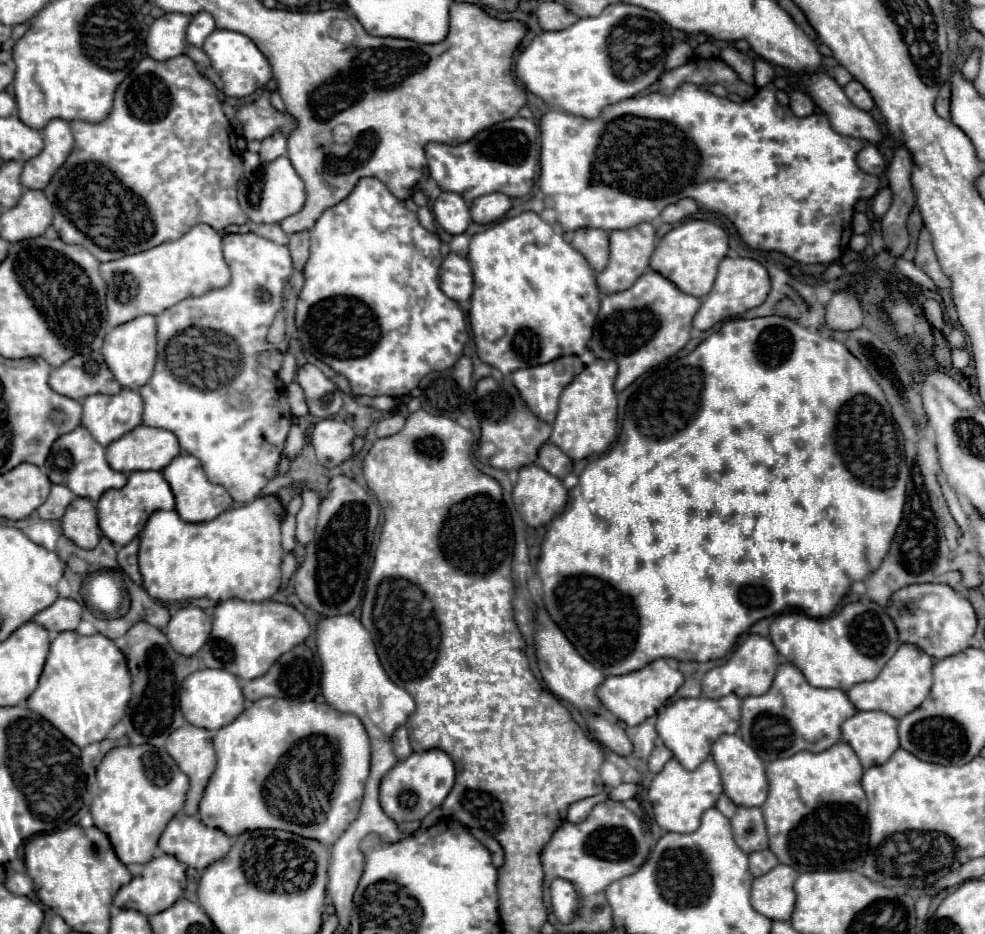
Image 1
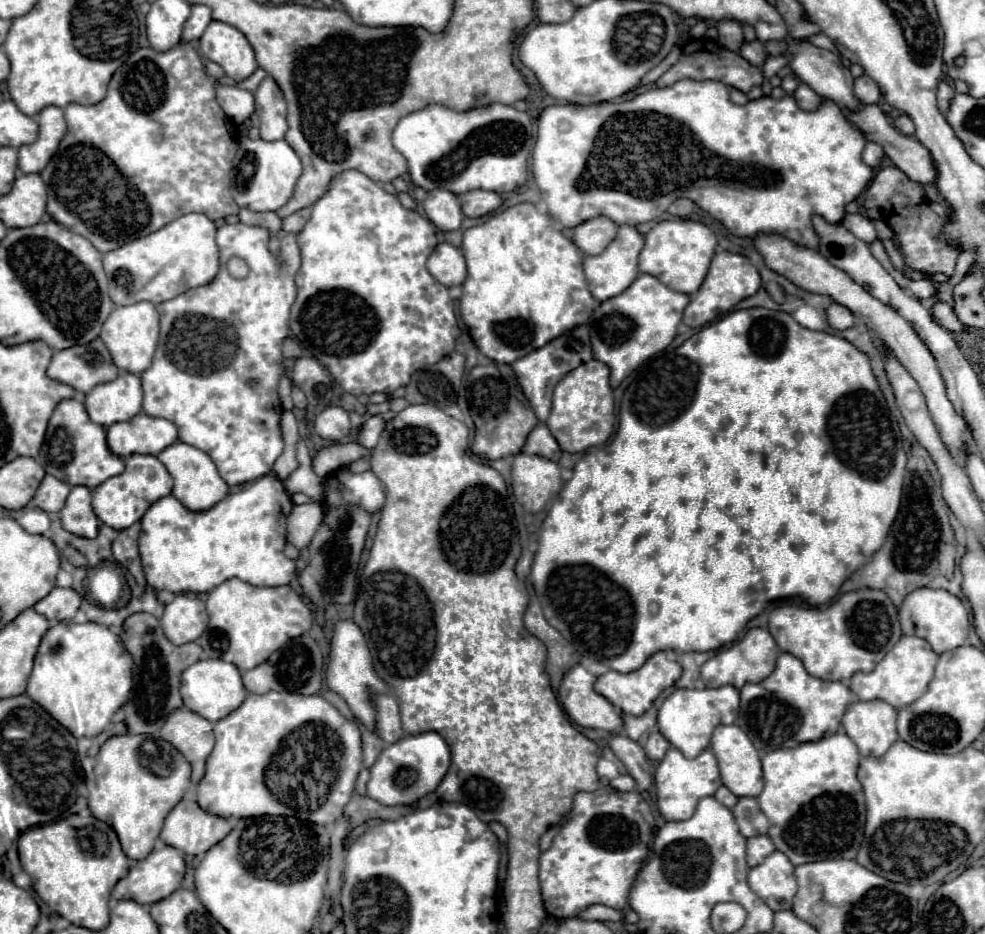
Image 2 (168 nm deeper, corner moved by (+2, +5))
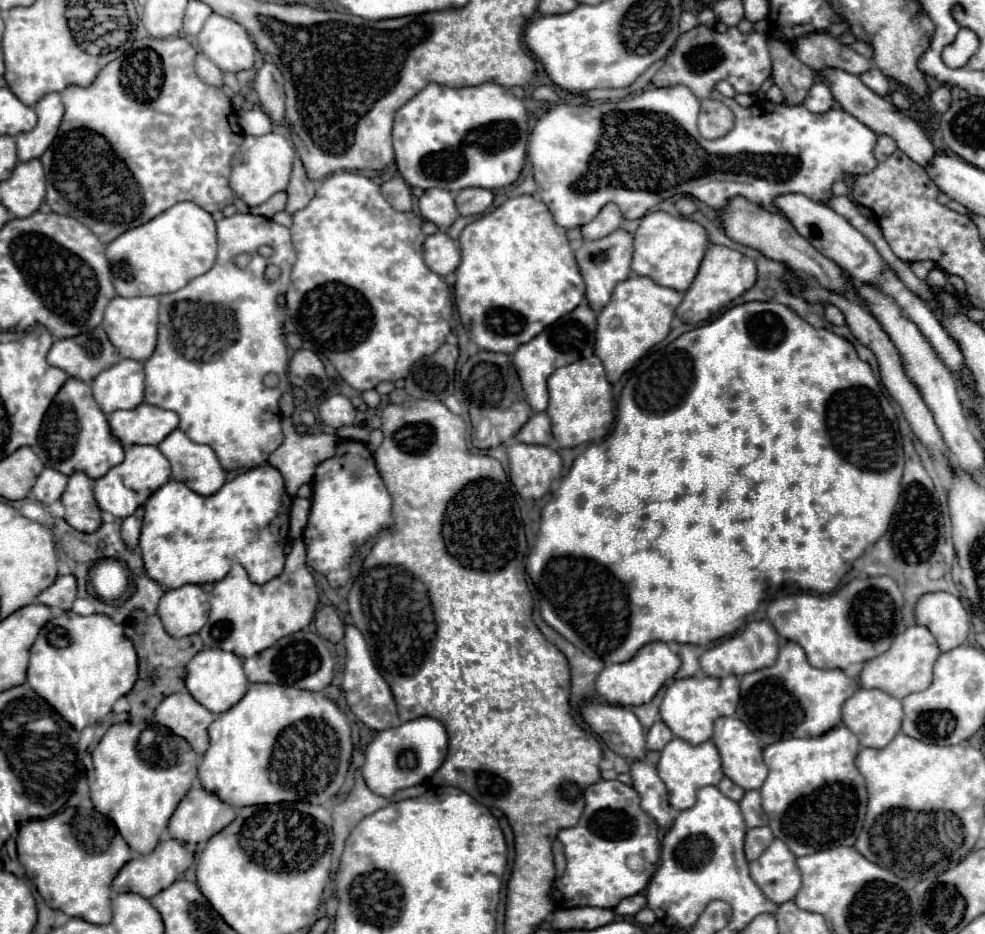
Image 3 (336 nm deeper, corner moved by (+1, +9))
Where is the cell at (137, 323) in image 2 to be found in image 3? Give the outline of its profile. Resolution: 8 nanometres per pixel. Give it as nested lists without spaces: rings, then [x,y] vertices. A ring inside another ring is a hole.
[[[115,296],[105,310],[103,328],[107,336],[111,338],[111,344],[125,356],[135,360],[147,360],[157,344],[157,312],[159,312],[159,300],[157,296],[139,296],[139,298],[123,298]]]

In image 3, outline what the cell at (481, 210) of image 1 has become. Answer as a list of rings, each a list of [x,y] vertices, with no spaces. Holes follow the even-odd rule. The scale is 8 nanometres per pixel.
[[[463,188],[455,196],[455,206],[461,216],[483,214],[493,204],[493,192],[485,188]]]

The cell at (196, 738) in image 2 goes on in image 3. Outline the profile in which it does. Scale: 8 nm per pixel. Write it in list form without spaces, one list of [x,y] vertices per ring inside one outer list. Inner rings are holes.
[[[181,690],[179,694],[163,698],[163,702],[155,708],[155,720],[173,730],[177,736],[183,736],[197,754],[203,754],[209,746],[207,728],[215,720],[215,714],[195,702],[187,690]]]

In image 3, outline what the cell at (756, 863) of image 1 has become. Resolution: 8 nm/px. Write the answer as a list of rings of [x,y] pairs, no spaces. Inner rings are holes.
[[[761,826],[761,828],[749,828],[747,836],[745,836],[745,858],[747,862],[753,862],[755,858],[759,858],[759,854],[773,842],[773,834],[769,826]]]

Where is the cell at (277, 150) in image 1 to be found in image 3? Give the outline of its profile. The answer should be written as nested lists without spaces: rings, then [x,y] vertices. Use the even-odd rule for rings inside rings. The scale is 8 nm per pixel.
[[[265,62],[255,76],[255,92],[259,94],[261,106],[269,112],[273,126],[283,124],[285,118],[285,92],[283,74],[273,62]]]

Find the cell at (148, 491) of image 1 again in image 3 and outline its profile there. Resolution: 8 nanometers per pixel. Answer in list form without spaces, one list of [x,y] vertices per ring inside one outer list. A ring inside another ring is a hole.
[[[127,446],[125,448],[125,460],[117,466],[113,466],[103,478],[97,478],[93,484],[95,500],[103,512],[109,512],[117,518],[131,516],[137,506],[141,506],[163,482],[167,482],[171,476],[171,466],[167,458],[159,452],[157,446]]]

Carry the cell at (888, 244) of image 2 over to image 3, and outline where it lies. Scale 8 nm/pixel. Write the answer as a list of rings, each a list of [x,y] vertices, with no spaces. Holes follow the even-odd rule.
[[[917,261],[911,264],[913,273],[921,280],[925,280],[934,266],[932,261]]]

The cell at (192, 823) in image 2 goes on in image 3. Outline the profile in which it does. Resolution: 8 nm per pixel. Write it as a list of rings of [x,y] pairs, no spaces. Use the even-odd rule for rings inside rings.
[[[191,788],[169,820],[169,834],[179,842],[207,842],[235,820],[235,808],[203,788]]]

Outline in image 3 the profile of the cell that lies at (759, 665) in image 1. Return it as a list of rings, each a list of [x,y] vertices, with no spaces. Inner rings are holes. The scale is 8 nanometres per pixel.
[[[755,620],[755,622],[749,622],[743,632],[739,632],[739,634],[727,638],[723,644],[717,644],[711,650],[707,650],[699,658],[699,664],[701,664],[701,670],[713,678],[725,678],[729,674],[743,676],[751,670],[761,670],[761,668],[771,666],[777,658],[777,652],[779,652],[779,634],[775,632],[775,628],[767,620]]]

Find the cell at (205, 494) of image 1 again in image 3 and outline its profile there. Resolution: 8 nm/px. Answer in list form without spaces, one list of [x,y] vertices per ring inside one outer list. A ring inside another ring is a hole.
[[[179,428],[159,444],[159,450],[171,462],[173,478],[187,482],[197,494],[215,494],[215,490],[223,486],[225,470],[213,448],[191,442]]]

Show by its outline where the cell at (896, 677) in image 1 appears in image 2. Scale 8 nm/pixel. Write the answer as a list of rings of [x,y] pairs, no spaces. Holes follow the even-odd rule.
[[[902,636],[900,642],[882,658],[882,662],[876,664],[876,668],[868,674],[856,672],[848,686],[856,694],[858,700],[882,700],[888,702],[894,708],[908,706],[910,702],[918,700],[934,676],[934,666],[938,662],[938,654],[930,648],[930,644],[918,636]]]

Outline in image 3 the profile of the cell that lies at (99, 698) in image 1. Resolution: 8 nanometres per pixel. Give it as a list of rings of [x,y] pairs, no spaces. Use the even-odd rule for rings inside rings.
[[[71,610],[49,620],[39,632],[35,644],[31,646],[31,660],[27,670],[27,684],[45,698],[75,730],[83,730],[89,724],[99,722],[111,714],[113,704],[125,696],[137,680],[137,652],[133,642],[125,636],[123,626],[113,622],[105,614],[81,616]]]

